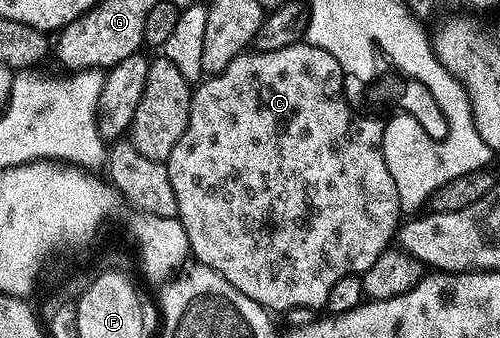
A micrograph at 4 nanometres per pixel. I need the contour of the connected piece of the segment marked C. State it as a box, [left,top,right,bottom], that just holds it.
[164,43,403,315]

